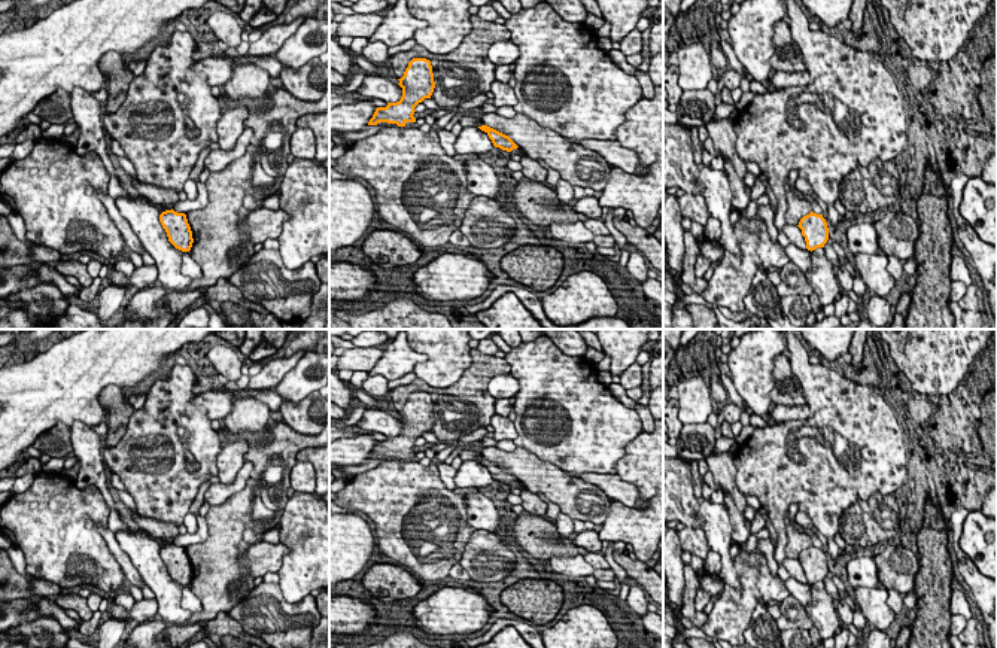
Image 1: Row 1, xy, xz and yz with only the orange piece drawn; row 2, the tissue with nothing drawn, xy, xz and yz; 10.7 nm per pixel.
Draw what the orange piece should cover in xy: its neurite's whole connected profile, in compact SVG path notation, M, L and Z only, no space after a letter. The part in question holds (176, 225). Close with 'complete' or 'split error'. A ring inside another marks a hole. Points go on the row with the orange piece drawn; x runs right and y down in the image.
M173 209L159 215L159 222L167 232L168 241L182 252L189 252L194 243L192 231L185 213Z; complete

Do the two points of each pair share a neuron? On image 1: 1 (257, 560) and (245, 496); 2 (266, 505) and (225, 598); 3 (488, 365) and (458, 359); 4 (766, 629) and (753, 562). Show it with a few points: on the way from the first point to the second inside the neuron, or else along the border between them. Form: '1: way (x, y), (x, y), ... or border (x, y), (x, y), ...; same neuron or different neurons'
1: border (251, 544), (239, 562), (255, 577); different neurons
2: way (240, 520), (225, 535), (225, 572); same neuron
3: border (471, 349), (471, 364), (455, 382), (444, 386); different neurons
4: border (768, 605), (756, 607), (750, 624), (742, 632); different neurons

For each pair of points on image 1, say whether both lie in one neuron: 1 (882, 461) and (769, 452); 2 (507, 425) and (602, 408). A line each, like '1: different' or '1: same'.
1: same
2: different

